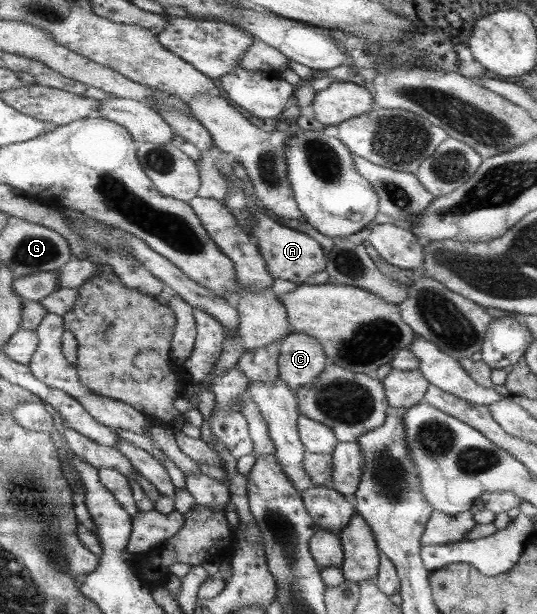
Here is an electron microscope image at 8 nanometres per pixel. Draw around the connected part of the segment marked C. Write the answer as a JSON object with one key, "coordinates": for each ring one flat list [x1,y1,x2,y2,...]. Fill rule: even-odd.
{"coordinates":[[292,333,281,342,279,346,279,376,286,381,286,384,292,389,292,392,299,392,305,384,317,380,324,369,329,364,329,358,326,356,321,342,309,334]]}

